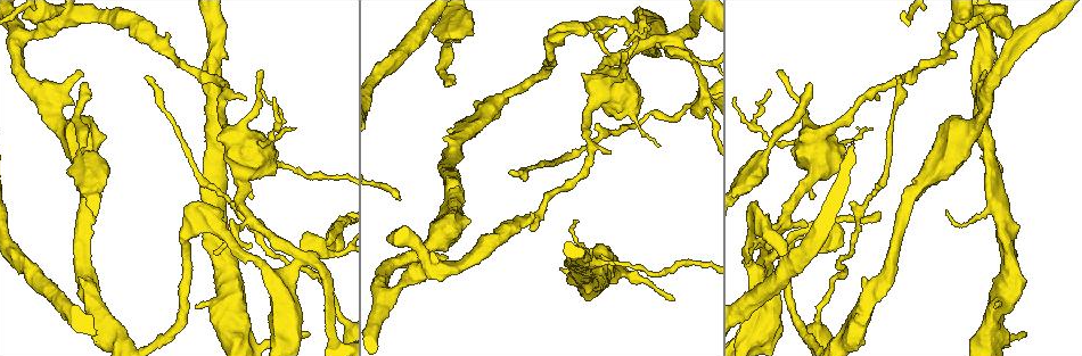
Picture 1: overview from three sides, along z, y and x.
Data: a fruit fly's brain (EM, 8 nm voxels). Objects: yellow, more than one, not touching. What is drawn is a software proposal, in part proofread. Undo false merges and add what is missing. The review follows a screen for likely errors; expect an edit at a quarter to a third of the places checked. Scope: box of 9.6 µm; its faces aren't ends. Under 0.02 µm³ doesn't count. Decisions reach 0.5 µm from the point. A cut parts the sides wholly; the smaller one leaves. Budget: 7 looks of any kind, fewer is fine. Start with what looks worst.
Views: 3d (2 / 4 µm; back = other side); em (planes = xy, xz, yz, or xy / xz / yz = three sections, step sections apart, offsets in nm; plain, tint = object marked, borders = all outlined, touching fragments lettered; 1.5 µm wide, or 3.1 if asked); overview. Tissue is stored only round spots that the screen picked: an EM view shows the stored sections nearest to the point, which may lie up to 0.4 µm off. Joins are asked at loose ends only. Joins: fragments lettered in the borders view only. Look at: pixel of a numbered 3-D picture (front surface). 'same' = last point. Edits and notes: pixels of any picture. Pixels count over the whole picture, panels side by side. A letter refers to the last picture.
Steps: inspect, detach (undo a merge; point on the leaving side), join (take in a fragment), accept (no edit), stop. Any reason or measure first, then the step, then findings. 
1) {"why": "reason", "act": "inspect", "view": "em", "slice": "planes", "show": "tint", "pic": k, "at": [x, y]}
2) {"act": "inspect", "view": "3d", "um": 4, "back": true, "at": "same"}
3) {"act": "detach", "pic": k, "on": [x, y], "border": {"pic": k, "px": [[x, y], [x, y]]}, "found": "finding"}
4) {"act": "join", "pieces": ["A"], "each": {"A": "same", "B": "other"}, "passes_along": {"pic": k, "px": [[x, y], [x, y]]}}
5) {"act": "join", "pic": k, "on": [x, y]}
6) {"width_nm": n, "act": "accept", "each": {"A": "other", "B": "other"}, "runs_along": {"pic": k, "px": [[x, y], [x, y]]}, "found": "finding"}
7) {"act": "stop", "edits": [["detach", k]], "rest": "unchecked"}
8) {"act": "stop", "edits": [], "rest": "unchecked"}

{"act": "inspect", "view": "em", "slice": "planes", "show": "plain", "pic": 1, "at": [78, 278]}

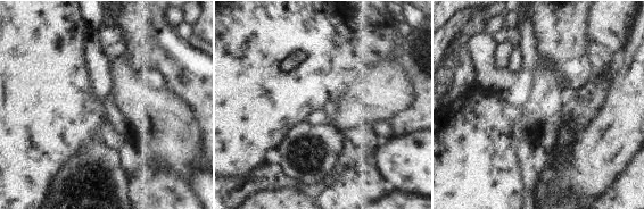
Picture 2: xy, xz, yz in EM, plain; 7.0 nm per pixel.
{"act": "inspect", "view": "em", "slice": "planes", "show": "tint", "at": "same"}

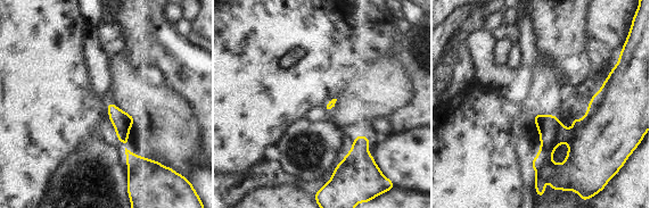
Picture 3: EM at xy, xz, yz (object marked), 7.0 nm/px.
{"act": "inspect", "view": "em", "slice": "planes", "show": "borders", "at": "same"}

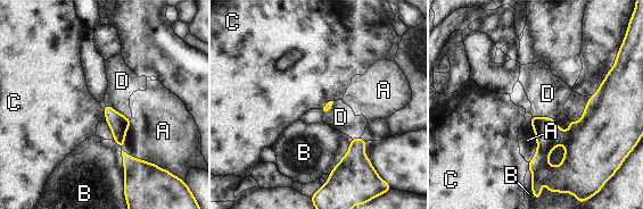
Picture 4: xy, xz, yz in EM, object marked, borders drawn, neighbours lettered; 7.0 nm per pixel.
{"act": "accept", "each": {"A": "other", "B": "other", "C": "other", "D": "other"}, "runs_along": {"pic": 4, "px": [[599, 92], [534, 172]]}, "found": "no lettered fragment goes on from it"}

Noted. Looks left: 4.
{"why": "branch stops here", "act": "inspect", "view": "em", "slice": "planes", "show": "borders", "pic": 1, "at": [559, 269]}

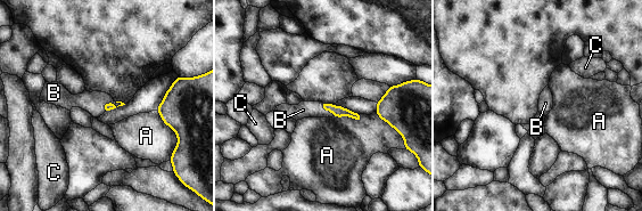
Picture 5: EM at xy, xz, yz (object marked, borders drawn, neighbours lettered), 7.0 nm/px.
{"longest_contact_nm": ["A", 200], "act": "join", "pieces": ["B"], "each": {"A": "other", "B": "same", "C": "other"}, "found": "it goes on there"}

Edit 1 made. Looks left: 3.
{"act": "stop", "edits": [["join", 5]], "rest": "unchecked"}

